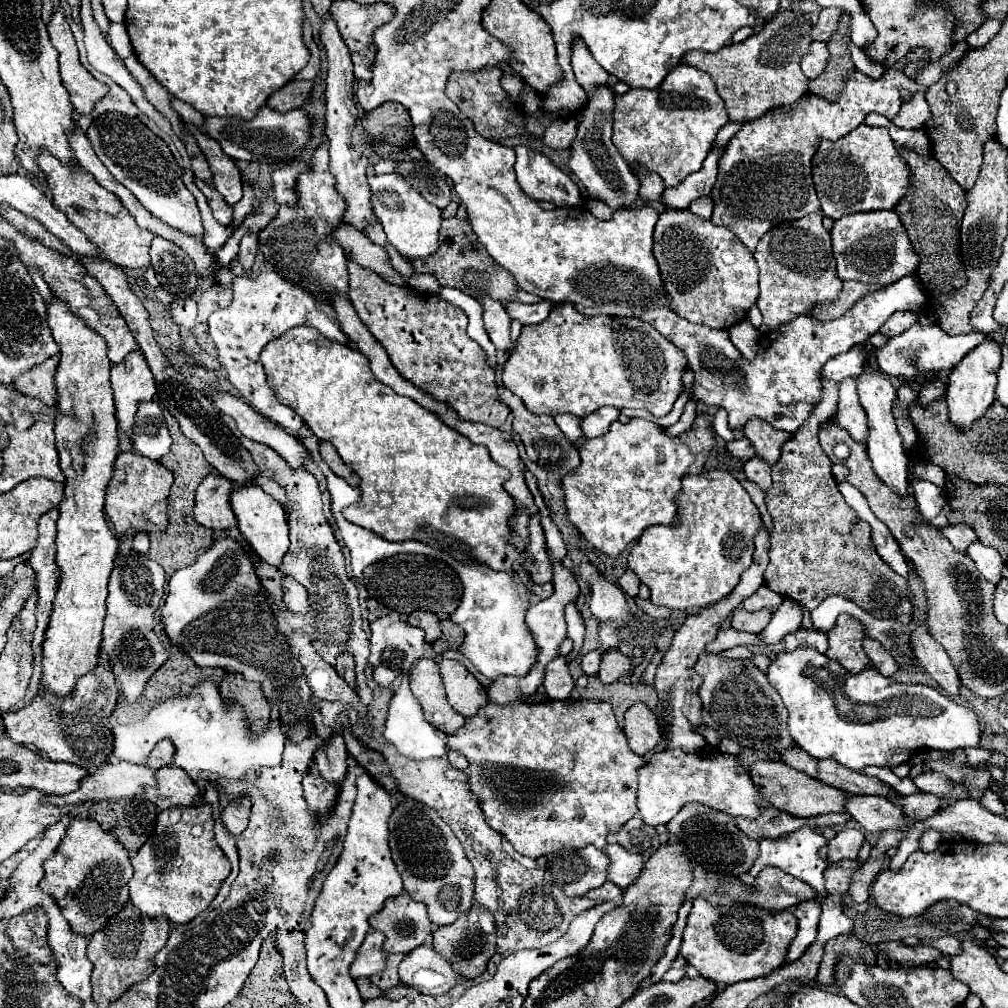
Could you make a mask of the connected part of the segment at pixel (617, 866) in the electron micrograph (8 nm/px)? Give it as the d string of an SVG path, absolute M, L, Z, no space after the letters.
M606 845L604 853L610 859L610 867L608 867L608 881L616 883L618 887L626 889L628 885L632 885L642 867L644 867L644 859L638 853L628 853L624 847L620 845Z

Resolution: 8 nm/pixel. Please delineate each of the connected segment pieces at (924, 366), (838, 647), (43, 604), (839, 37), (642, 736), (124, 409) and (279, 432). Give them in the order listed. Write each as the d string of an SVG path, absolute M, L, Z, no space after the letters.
M914 323L906 333L888 339L884 347L874 349L874 361L878 369L886 375L894 375L900 379L906 379L908 383L916 381L916 375L948 375L952 367L956 367L962 357L972 351L976 345L984 343L984 333L968 333L968 335L948 335L938 325L920 325Z
M840 615L836 625L826 633L828 635L828 651L826 655L838 661L848 673L860 673L870 667L870 657L862 649L862 639L866 637L866 629L860 621L850 615Z
M50 509L40 517L38 541L28 559L30 567L36 573L36 591L40 595L38 611L36 611L38 625L34 629L34 639L32 639L34 653L44 641L44 631L50 621L50 613L52 613L52 605L54 605L54 597L60 581L60 569L56 565L56 521L58 521L58 509Z
M840 17L836 33L832 33L830 41L826 41L828 53L830 53L826 69L824 73L820 73L816 79L808 83L808 91L824 97L826 101L836 99L838 91L844 87L846 75L856 69L850 59L850 51L848 51L848 43L850 43L848 23L850 23L850 17Z
M644 703L632 705L624 717L626 717L624 733L630 749L636 755L644 755L658 745L658 741L662 739L658 719Z
M132 351L120 365L110 371L110 381L116 401L118 419L118 443L132 443L132 427L136 411L142 401L152 401L156 393L152 371L140 351Z
M212 393L210 399L222 413L230 415L236 421L244 437L278 451L278 455L284 457L284 461L294 471L306 469L304 461L310 457L310 451L304 447L304 443L296 435L286 433L282 427L274 425L270 419L256 413L248 403L244 403L242 399L230 393Z

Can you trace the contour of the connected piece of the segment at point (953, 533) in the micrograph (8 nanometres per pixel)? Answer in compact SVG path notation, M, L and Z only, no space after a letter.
M948 525L942 529L942 533L960 553L966 553L968 545L976 541L976 533L968 525Z

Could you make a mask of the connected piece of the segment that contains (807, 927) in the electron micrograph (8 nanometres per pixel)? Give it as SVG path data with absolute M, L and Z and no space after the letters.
M802 901L796 907L794 915L798 919L798 935L794 937L794 941L788 947L786 963L796 961L798 957L802 957L802 953L816 939L816 927L818 927L818 919L820 919L820 905L816 901Z

